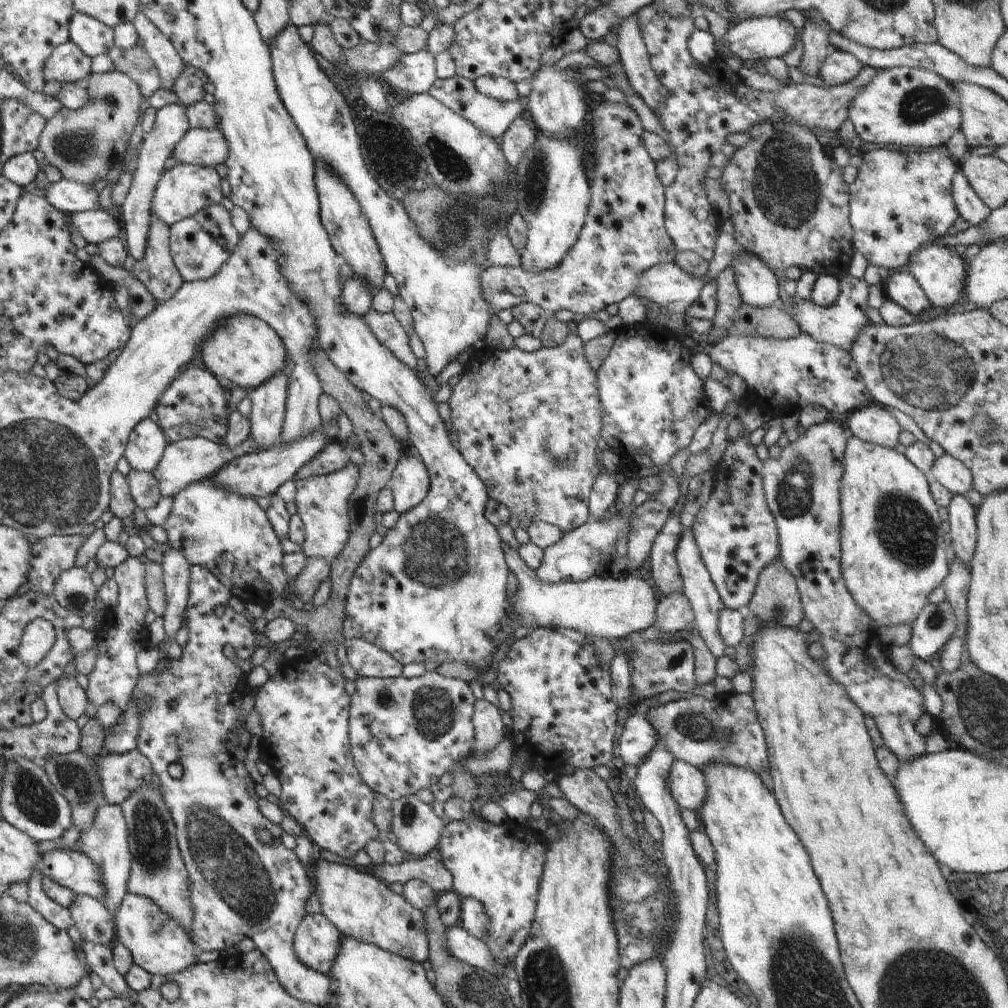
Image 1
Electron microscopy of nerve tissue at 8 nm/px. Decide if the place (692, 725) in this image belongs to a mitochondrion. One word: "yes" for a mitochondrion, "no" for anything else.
yes

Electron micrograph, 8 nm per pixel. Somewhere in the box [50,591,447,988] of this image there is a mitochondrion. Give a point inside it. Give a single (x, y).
(225, 858)

